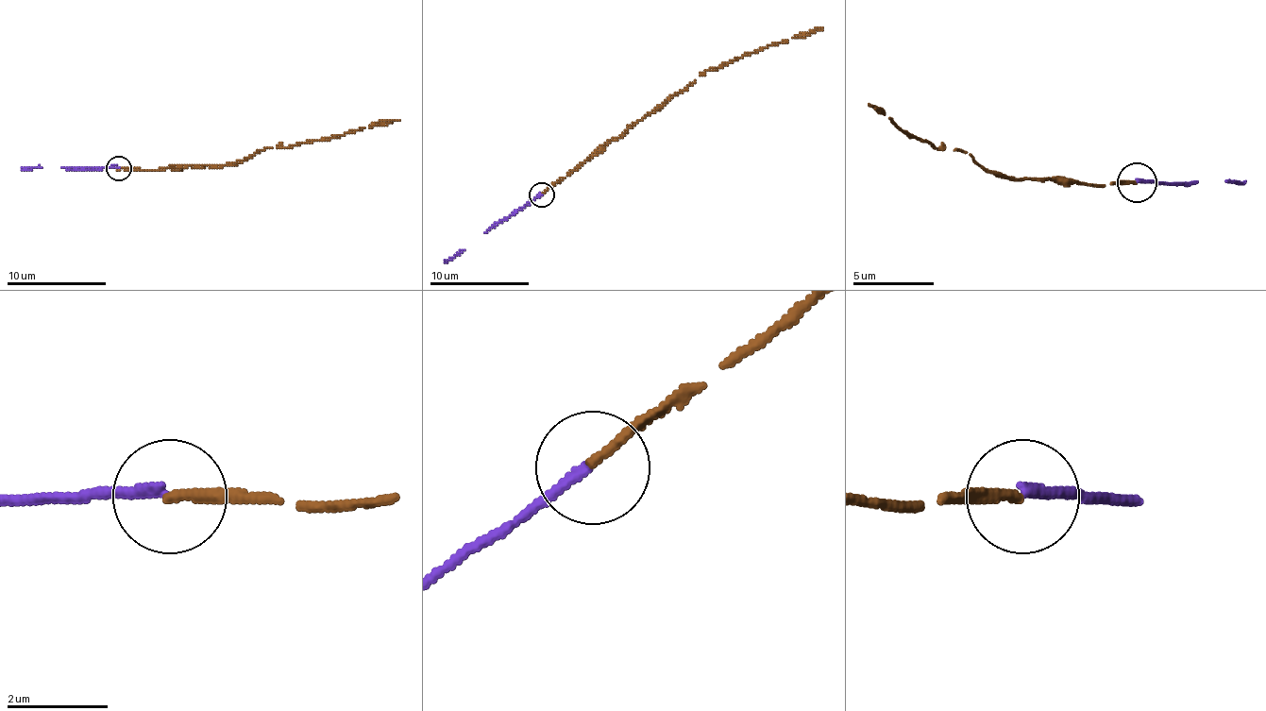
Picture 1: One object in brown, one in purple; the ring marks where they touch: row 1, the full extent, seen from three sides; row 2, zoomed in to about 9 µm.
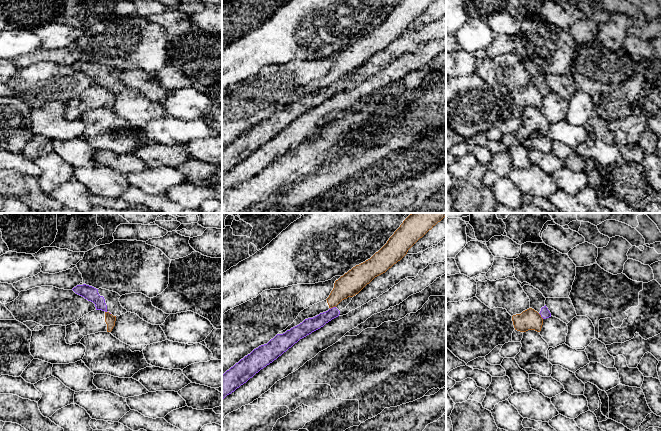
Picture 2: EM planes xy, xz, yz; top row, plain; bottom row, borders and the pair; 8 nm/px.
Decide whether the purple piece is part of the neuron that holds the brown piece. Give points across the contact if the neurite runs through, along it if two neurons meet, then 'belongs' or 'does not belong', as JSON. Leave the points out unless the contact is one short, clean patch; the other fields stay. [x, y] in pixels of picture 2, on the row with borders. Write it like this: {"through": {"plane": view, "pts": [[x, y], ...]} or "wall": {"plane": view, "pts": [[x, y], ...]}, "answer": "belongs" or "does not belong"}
{"wall": {"plane": "xz", "pts": [[335, 306], [330, 309]]}, "answer": "does not belong"}

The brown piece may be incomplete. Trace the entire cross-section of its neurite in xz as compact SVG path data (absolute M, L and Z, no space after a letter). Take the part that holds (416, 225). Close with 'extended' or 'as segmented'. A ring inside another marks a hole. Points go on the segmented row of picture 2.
M411 213L378 252L335 281L326 300L301 311L294 322L278 334L283 334L305 319L326 312L342 300L358 294L375 277L400 261L408 250L445 216L446 213Z; extended

